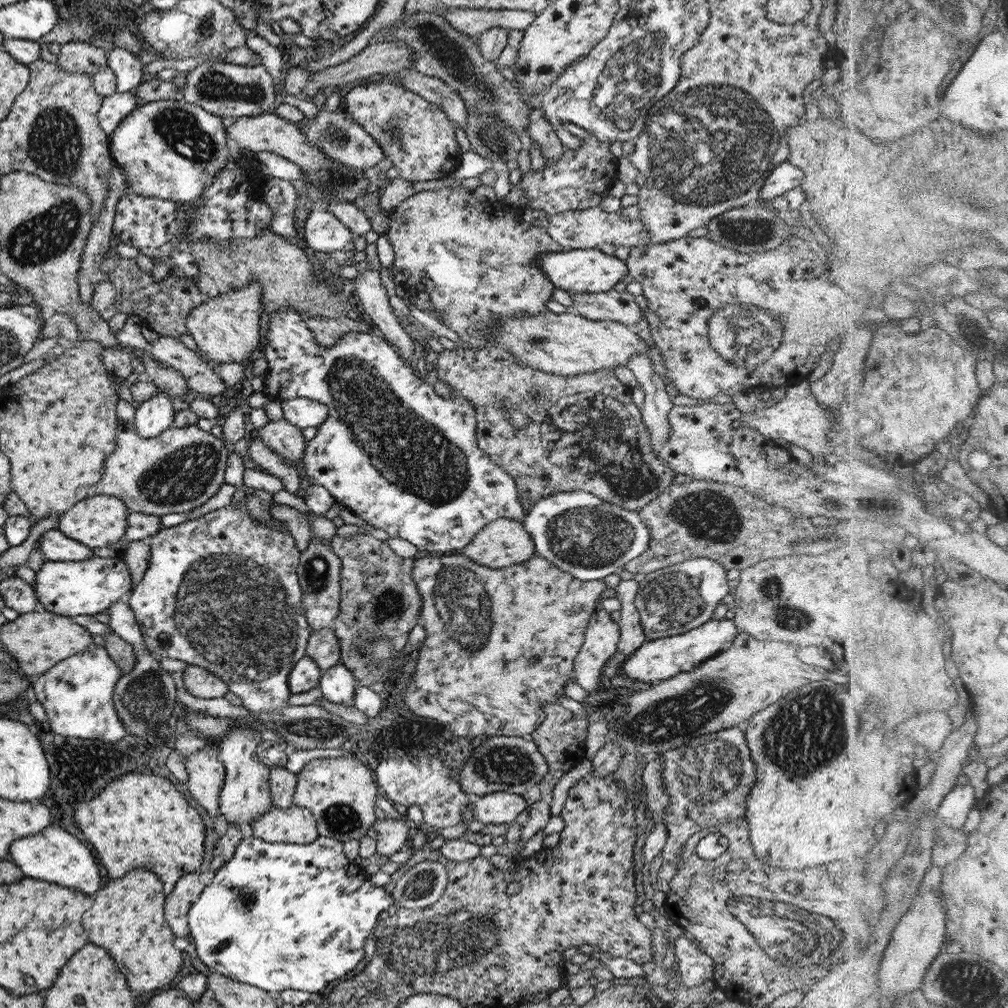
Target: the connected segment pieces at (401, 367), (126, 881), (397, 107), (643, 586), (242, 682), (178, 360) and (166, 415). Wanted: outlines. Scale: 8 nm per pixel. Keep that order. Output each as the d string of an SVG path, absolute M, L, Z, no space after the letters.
M279 309L269 317L269 329L263 337L260 351L261 355L267 360L268 368L263 374L264 389L261 393L267 396L269 401L284 401L292 398L310 398L321 402L327 407L327 416L321 425L317 427L316 435L306 441L306 448L303 457L300 458L300 466L302 468L301 478L307 481L309 485L319 485L325 488L327 492L337 501L343 508L347 508L349 512L353 512L355 516L364 520L367 524L375 528L380 528L389 536L403 538L415 546L417 551L425 550L425 552L447 552L462 549L469 544L476 532L482 526L495 519L511 519L520 521L524 518L524 508L519 504L518 492L514 480L503 471L499 466L495 466L479 450L477 442L475 442L475 417L474 409L470 402L463 397L452 396L450 399L443 399L437 395L432 386L425 383L425 380L419 376L413 375L409 364L397 353L397 350L391 345L387 339L373 335L372 332L360 333L358 330L345 333L333 346L319 346L314 341L312 332L302 322L302 316L297 311L291 309Z
M129 870L123 878L101 884L101 888L91 896L93 902L91 908L83 914L83 928L87 930L89 942L103 946L109 952L115 966L125 977L129 990L137 996L145 992L150 996L157 990L161 991L161 988L165 988L177 976L177 971L182 965L181 951L173 947L172 941L175 937L170 926L161 916L163 896L165 894L161 892L161 882L159 878L155 878L155 874L147 870Z
M376 77L371 82L353 87L348 93L344 94L341 105L348 111L351 118L375 139L384 154L384 158L387 158L393 168L399 172L398 178L413 183L442 180L452 175L461 152L454 139L452 124L440 107L432 105L418 94L405 90L401 85L382 77Z
M707 557L690 558L683 562L644 574L638 582L634 605L647 640L675 636L701 626L711 619L719 600L728 593L726 570Z
M243 499L243 502L241 502L238 507L234 507L233 505L231 505L231 503L229 503L228 505L225 505L219 509L209 511L199 518L182 522L177 526L170 526L169 528L161 527L154 535L148 538L146 540L150 550L150 554L148 555L148 565L145 569L145 572L143 573L143 576L140 578L140 581L135 586L132 586L132 588L130 589L127 606L129 606L131 612L133 612L135 620L137 621L141 636L143 637L144 645L148 649L148 652L151 653L153 656L156 656L157 658L163 658L163 656L166 656L166 658L179 660L181 662L187 663L187 665L203 668L209 673L215 674L215 676L217 676L221 681L225 682L225 684L227 684L228 686L229 692L233 693L233 695L237 696L237 698L240 698L242 706L247 710L251 710L254 712L272 712L272 710L275 710L276 708L283 708L284 706L288 706L287 700L289 700L290 692L289 690L287 690L287 676L289 675L291 669L293 669L293 666L303 656L306 656L305 652L307 639L310 635L310 628L305 618L305 609L301 604L301 589L296 573L300 552L295 547L295 542L293 541L293 538L291 537L291 535L289 535L287 531L280 531L279 529L275 529L275 527L261 525L255 519L250 518L249 513L247 512L247 508L245 507L246 503L246 500Z
M159 336L150 341L148 355L156 362L174 368L191 390L199 392L202 397L219 396L229 388L219 376L213 372L213 367L200 359L199 355L177 338Z
M163 390L157 391L150 399L140 402L134 410L131 425L135 432L143 438L155 437L171 426L173 406L168 394Z

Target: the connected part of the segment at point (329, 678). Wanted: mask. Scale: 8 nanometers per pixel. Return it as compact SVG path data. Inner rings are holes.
M339 663L322 672L317 688L325 700L351 706L355 682L353 674Z

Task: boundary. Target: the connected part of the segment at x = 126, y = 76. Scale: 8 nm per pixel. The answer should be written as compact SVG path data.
M114 48L107 56L106 65L115 75L115 93L124 93L135 88L141 80L143 64L124 48Z

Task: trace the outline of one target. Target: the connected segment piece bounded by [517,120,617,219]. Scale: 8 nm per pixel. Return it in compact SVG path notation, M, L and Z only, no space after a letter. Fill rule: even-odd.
M559 120L558 124L578 137L582 143L574 149L566 149L556 161L544 163L541 170L527 170L517 178L523 197L527 198L529 209L543 210L546 217L551 219L555 215L566 211L579 211L599 208L609 193L609 188L616 178L616 159L609 151L609 143L597 140L583 128L576 124Z

